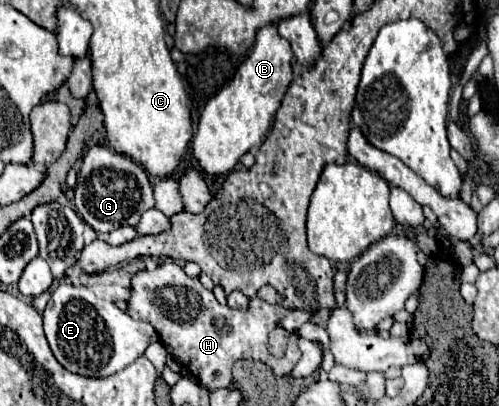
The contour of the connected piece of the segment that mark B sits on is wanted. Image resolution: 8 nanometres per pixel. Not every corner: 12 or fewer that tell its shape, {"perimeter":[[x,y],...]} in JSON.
{"perimeter":[[259,29],[207,101],[191,151],[229,173],[265,141],[293,79],[291,45]]}

